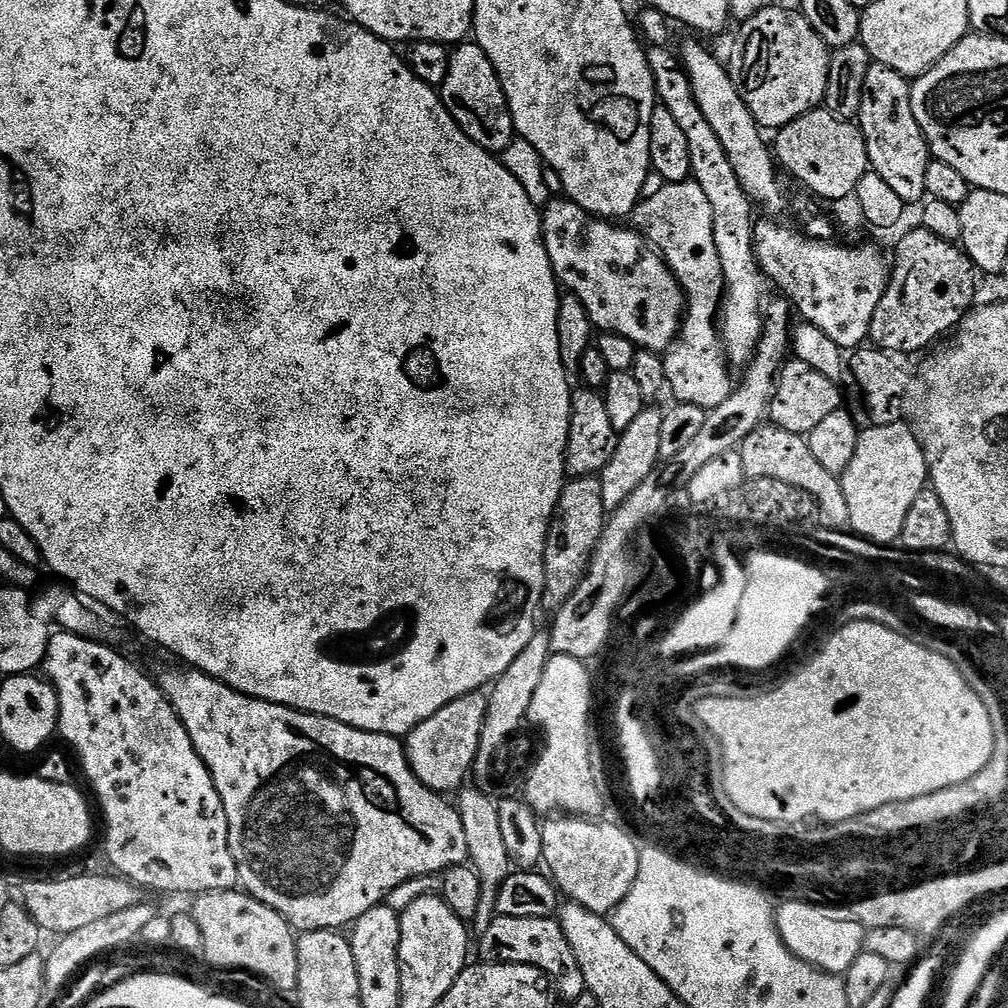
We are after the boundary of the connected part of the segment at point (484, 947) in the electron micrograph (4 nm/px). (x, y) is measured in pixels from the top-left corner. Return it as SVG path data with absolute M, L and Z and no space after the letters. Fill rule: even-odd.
M497 915L484 928L480 936L479 959L485 964L521 964L534 966L542 970L552 979L556 991L565 1001L574 1002L582 998L584 979L578 966L578 958L574 958L574 950L570 950L570 942L566 942L564 927L559 919L546 918L514 918Z

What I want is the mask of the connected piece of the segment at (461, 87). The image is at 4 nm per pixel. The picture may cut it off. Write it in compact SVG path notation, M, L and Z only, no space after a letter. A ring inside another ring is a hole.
M461 42L451 49L446 78L438 89L440 100L450 110L454 122L478 146L487 152L501 154L514 141L512 115L502 90L502 82L486 54L475 42Z

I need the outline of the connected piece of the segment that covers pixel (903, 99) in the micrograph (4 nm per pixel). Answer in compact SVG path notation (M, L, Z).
M873 63L866 74L866 86L862 86L858 123L866 142L871 171L877 172L905 205L919 205L926 196L926 166L930 149L922 134L922 126L918 126L918 118L914 118L909 77Z

